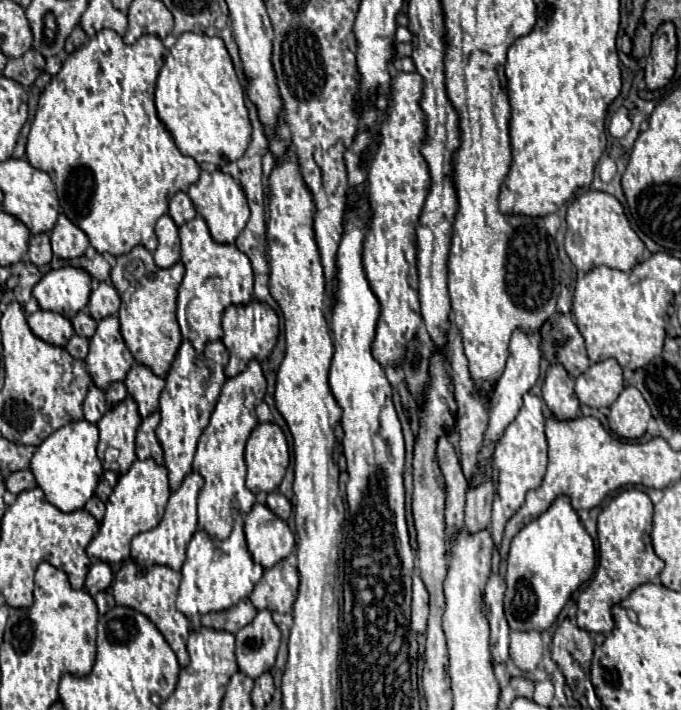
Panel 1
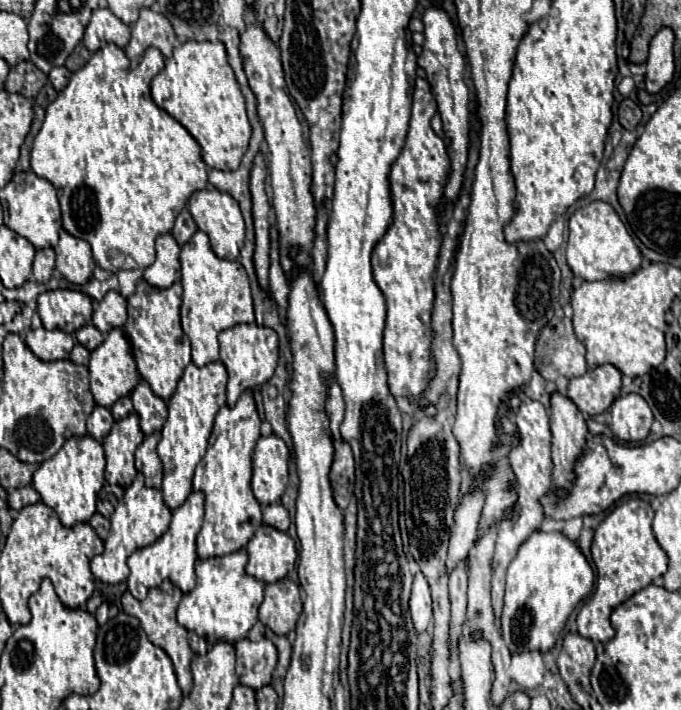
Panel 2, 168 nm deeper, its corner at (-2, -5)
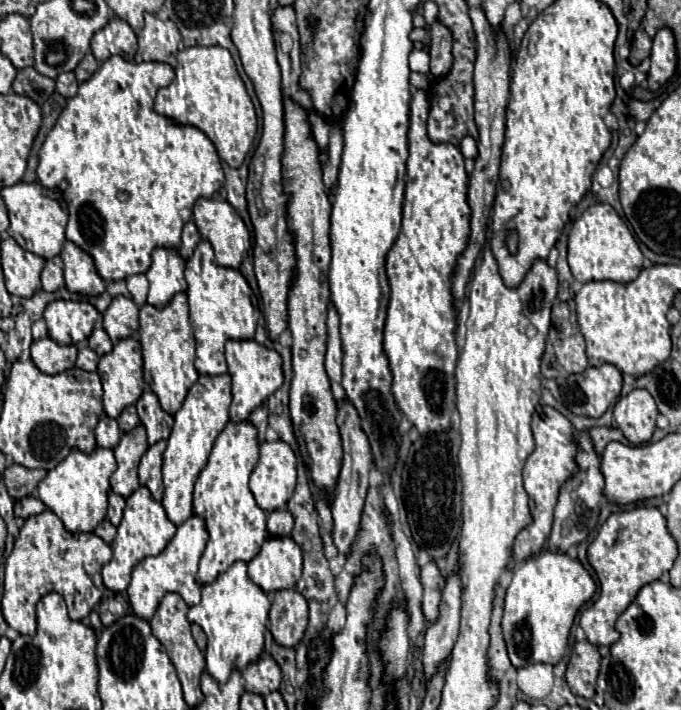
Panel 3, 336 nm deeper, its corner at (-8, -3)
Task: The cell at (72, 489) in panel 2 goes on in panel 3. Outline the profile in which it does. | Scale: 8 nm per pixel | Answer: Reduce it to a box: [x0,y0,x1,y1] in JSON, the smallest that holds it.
[38,448,116,532]

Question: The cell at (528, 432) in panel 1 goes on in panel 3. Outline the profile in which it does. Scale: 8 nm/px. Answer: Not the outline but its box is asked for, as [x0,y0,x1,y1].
[508,406,576,570]

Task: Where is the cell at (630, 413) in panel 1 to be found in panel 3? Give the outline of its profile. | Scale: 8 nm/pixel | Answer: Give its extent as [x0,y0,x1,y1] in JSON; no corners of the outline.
[614,390,658,444]

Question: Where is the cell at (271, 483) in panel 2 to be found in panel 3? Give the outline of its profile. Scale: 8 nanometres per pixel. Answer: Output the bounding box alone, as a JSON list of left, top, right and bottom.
[250,440,296,512]

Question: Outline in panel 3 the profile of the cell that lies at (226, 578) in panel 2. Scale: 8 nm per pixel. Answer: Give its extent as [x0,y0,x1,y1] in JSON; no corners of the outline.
[188,562,270,680]

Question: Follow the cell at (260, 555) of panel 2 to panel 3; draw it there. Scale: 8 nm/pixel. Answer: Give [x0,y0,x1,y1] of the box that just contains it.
[248,536,302,592]

